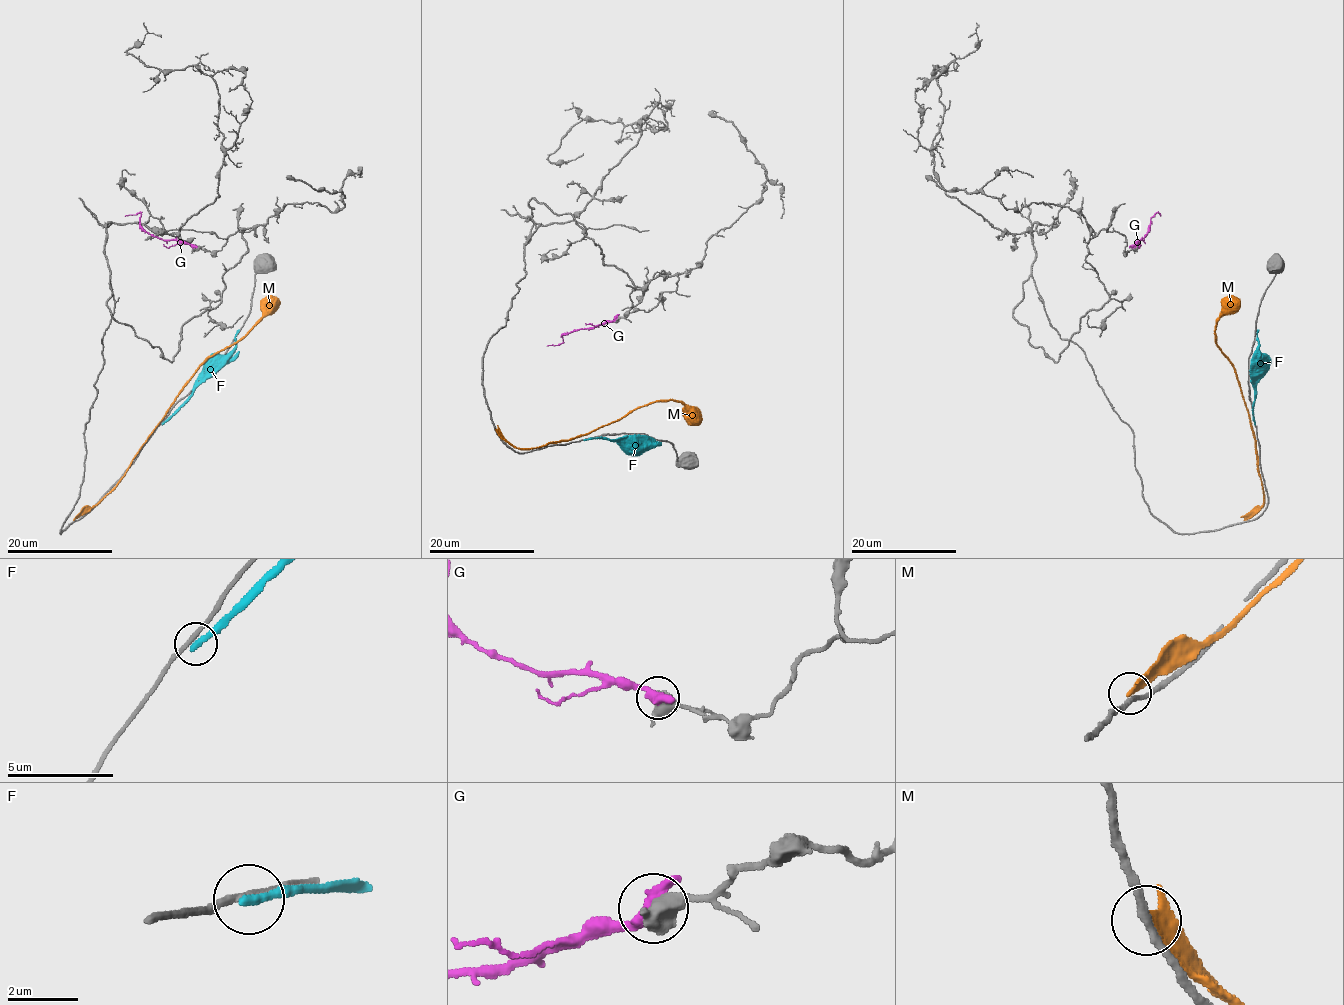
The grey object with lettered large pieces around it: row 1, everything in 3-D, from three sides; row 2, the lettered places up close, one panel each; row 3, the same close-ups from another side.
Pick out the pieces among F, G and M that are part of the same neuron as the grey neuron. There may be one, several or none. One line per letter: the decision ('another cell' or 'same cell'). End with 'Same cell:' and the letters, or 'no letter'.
F: another cell
G: another cell
M: another cell
Same cell: no letter

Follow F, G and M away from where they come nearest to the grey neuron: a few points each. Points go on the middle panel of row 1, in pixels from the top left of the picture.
F: (585, 439), (648, 438), (661, 443)
G: (615, 318), (573, 330), (562, 335), (562, 342), (546, 346)
M: (495, 430), (516, 447), (536, 448), (573, 439), (640, 406), (670, 400), (688, 405), (699, 416), (696, 421)

